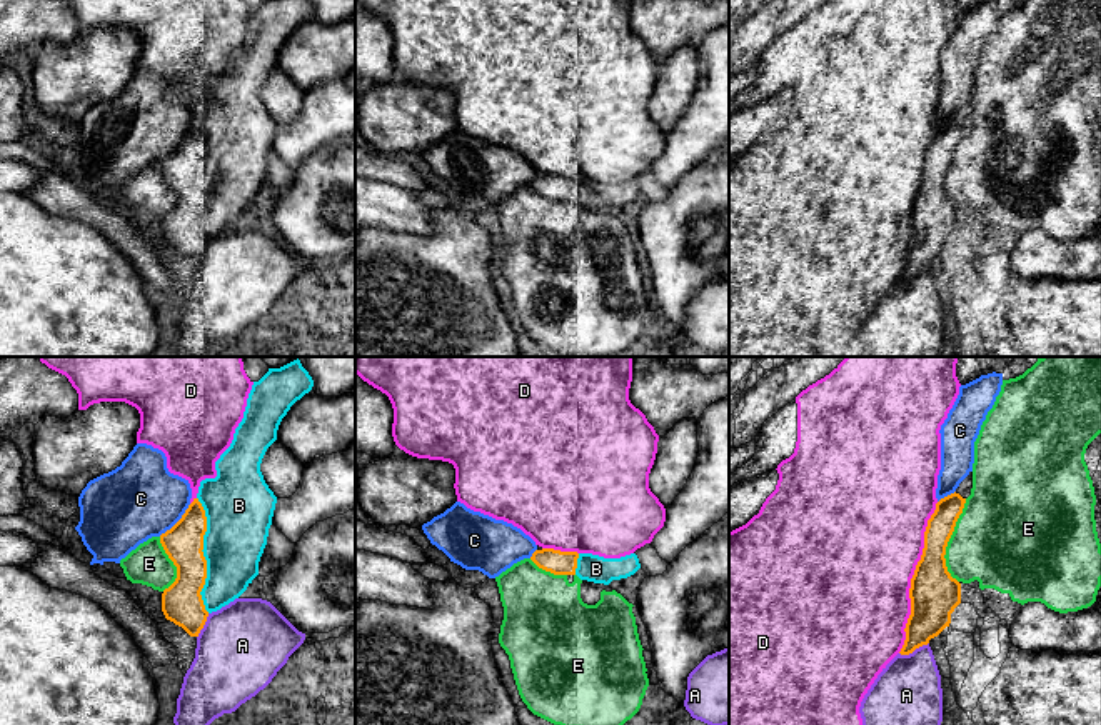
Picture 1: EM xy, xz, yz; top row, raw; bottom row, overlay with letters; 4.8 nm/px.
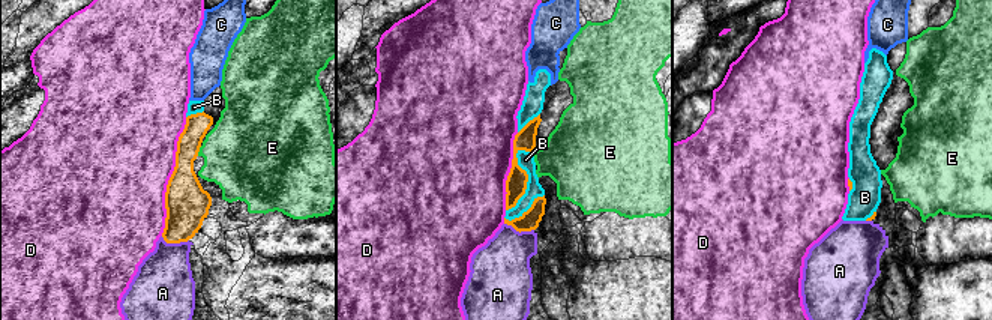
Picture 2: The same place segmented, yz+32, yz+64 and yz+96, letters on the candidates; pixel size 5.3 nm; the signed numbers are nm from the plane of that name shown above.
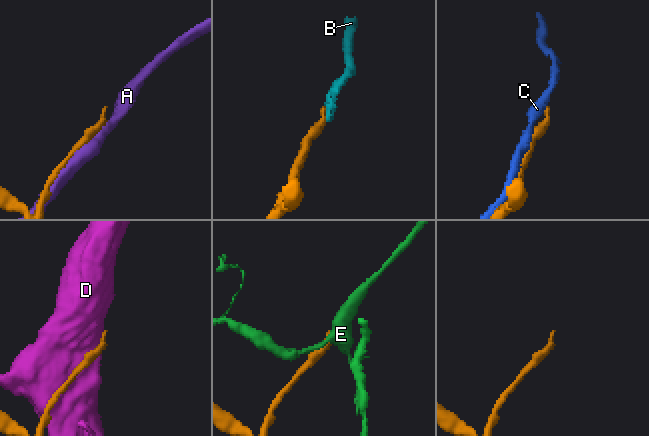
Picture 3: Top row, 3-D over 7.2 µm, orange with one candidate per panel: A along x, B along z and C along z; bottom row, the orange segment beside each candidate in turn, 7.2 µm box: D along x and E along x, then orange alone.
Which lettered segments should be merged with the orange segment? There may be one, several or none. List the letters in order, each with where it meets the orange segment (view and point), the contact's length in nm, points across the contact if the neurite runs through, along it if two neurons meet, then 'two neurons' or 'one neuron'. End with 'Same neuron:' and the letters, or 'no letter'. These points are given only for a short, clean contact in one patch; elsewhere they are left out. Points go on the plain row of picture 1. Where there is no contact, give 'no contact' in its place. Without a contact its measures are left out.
A: meets orange in yz at (913, 277); contact 160 nm long; two neurons
B: meets orange in xy at (202, 182); contact 550 nm long; one neuron
C: meets orange in xy at (177, 149); contact 220 nm long; two neurons
D: meets orange in yz at (913, 204); contact 750 nm long; two neurons
E: meets orange in yz at (948, 167); contact 400 nm long; two neurons
Same neuron: B

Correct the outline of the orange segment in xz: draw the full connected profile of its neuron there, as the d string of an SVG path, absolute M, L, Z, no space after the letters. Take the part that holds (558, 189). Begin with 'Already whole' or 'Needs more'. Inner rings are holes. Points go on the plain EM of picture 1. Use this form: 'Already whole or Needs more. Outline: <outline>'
Needs more. Outline: M554 175L535 177L530 187L554 202L577 202L581 207L609 212L634 202L639 195L636 180L621 185L604 185L592 180L561 178Z

